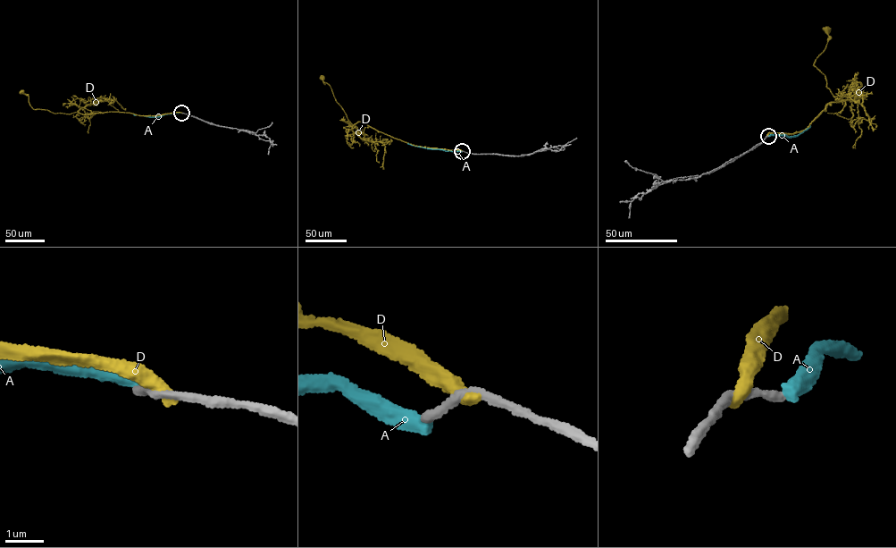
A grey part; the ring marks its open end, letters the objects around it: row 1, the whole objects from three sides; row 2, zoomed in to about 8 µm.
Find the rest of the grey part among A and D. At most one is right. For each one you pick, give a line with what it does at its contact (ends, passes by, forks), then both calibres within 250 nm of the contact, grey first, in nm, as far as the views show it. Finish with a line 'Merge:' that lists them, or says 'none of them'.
Merge: none of them

